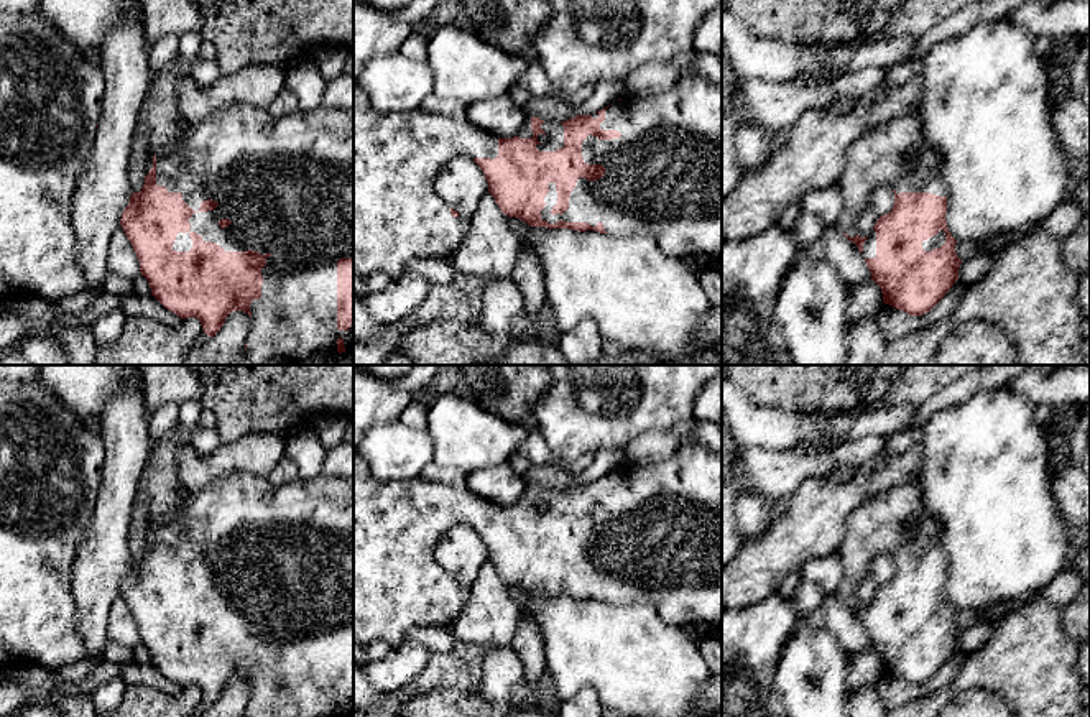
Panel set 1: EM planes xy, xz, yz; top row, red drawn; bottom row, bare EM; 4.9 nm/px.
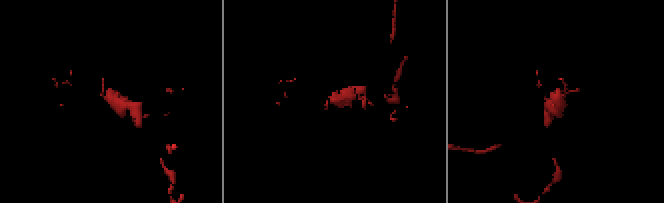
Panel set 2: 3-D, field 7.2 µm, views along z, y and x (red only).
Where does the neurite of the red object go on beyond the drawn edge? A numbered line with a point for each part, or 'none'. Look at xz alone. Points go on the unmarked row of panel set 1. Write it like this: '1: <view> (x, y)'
1: xz (663, 545)

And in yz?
1: yz (937, 609)

